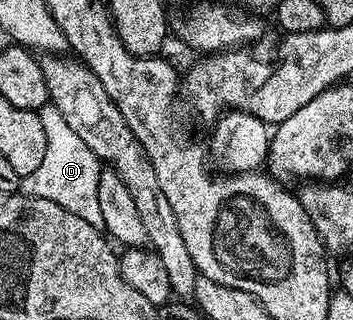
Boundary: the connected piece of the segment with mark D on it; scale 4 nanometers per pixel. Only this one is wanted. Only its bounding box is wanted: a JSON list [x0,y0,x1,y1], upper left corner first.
[21,102,102,229]

